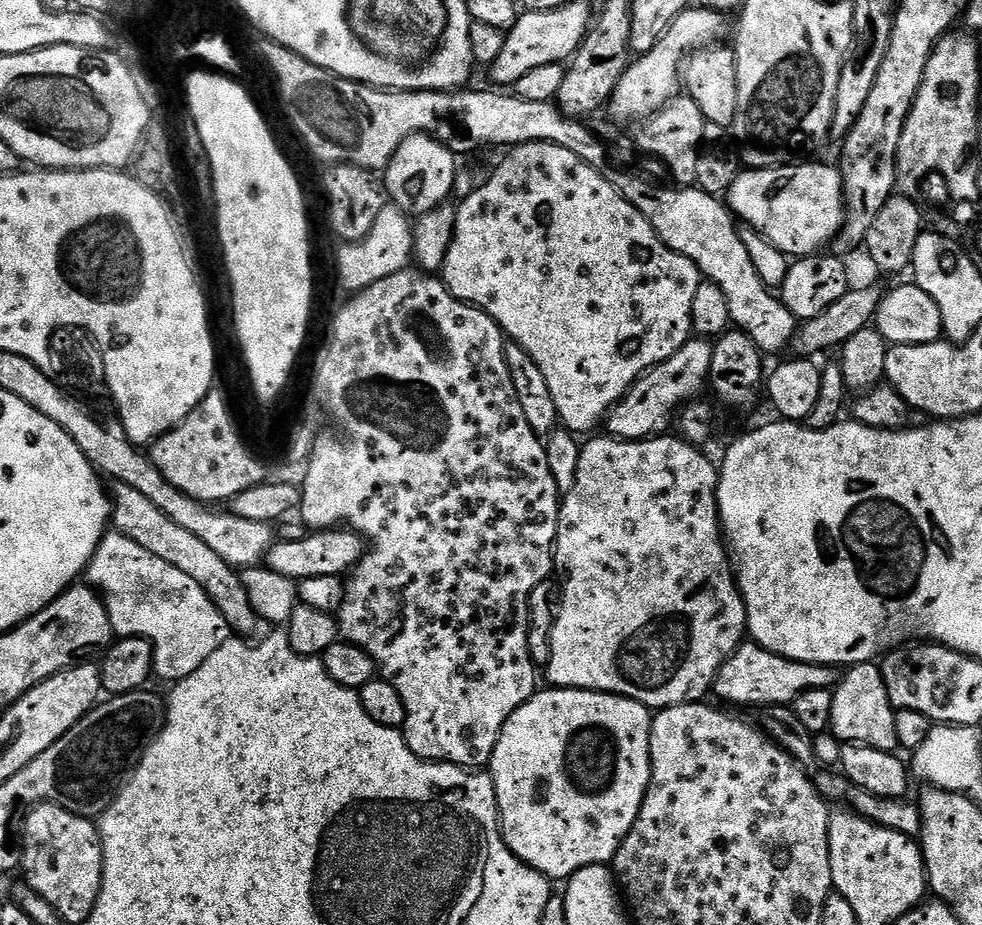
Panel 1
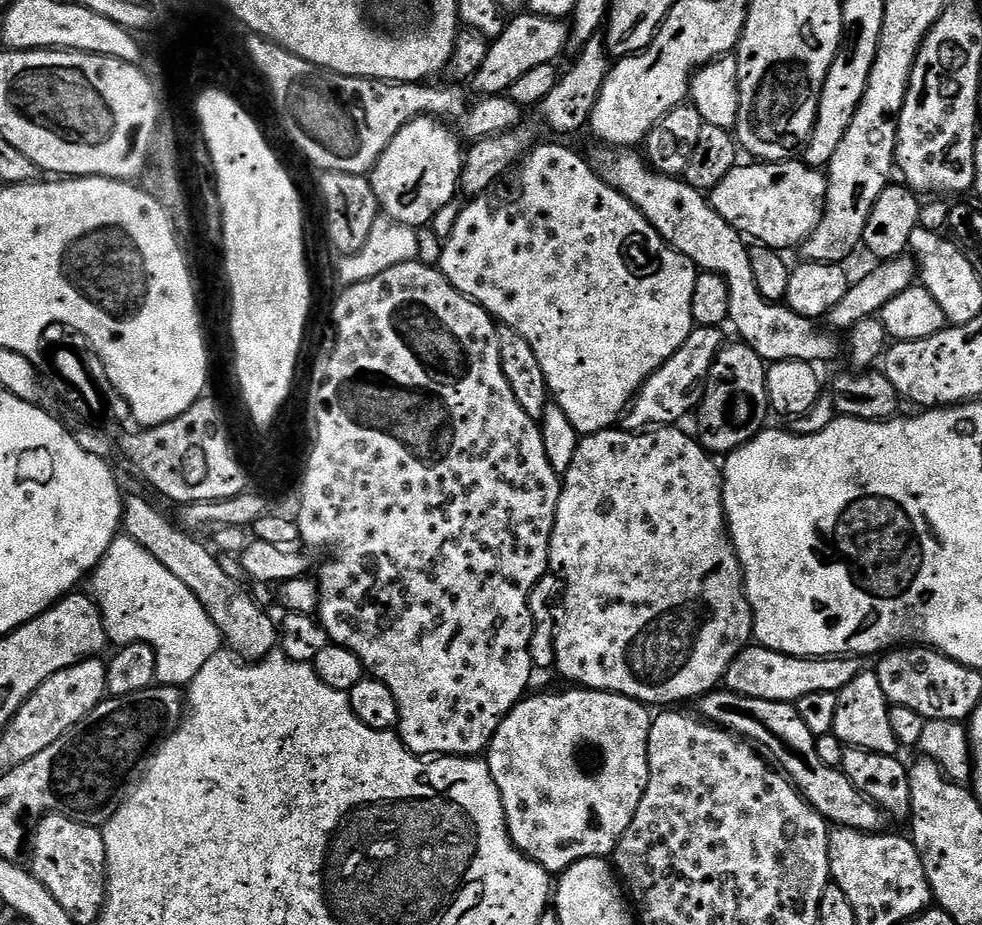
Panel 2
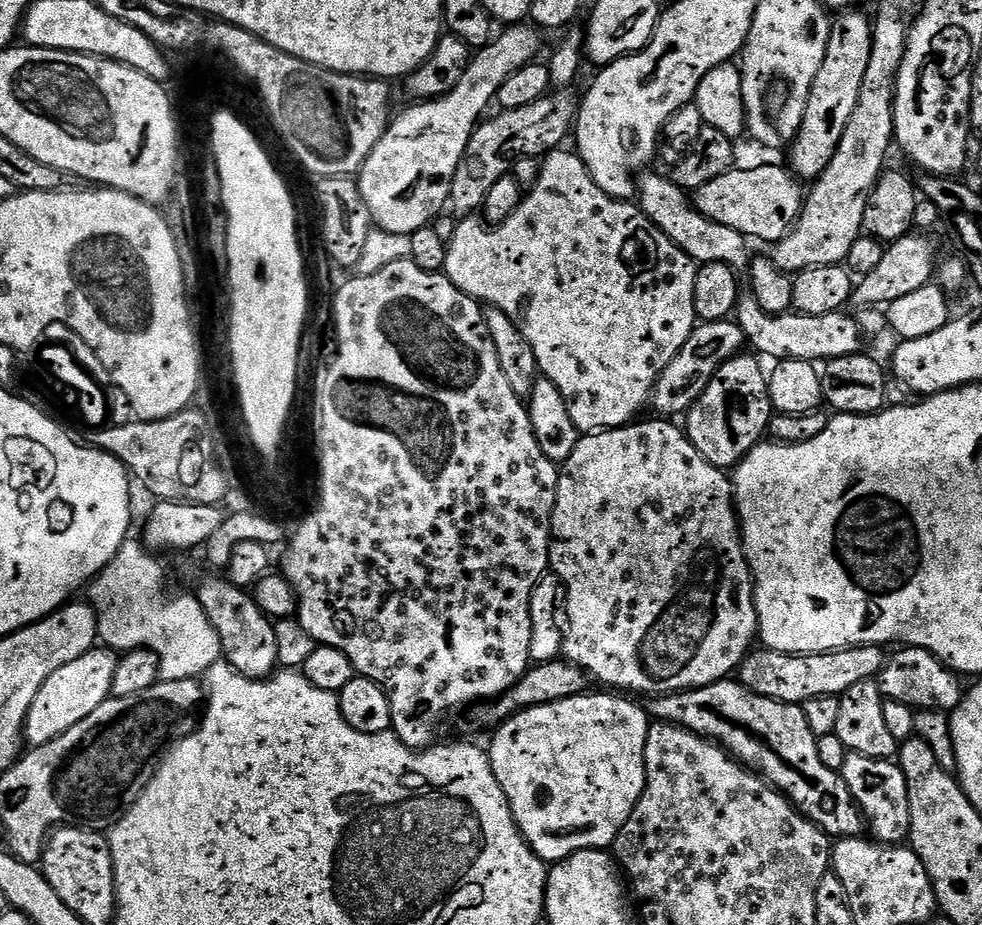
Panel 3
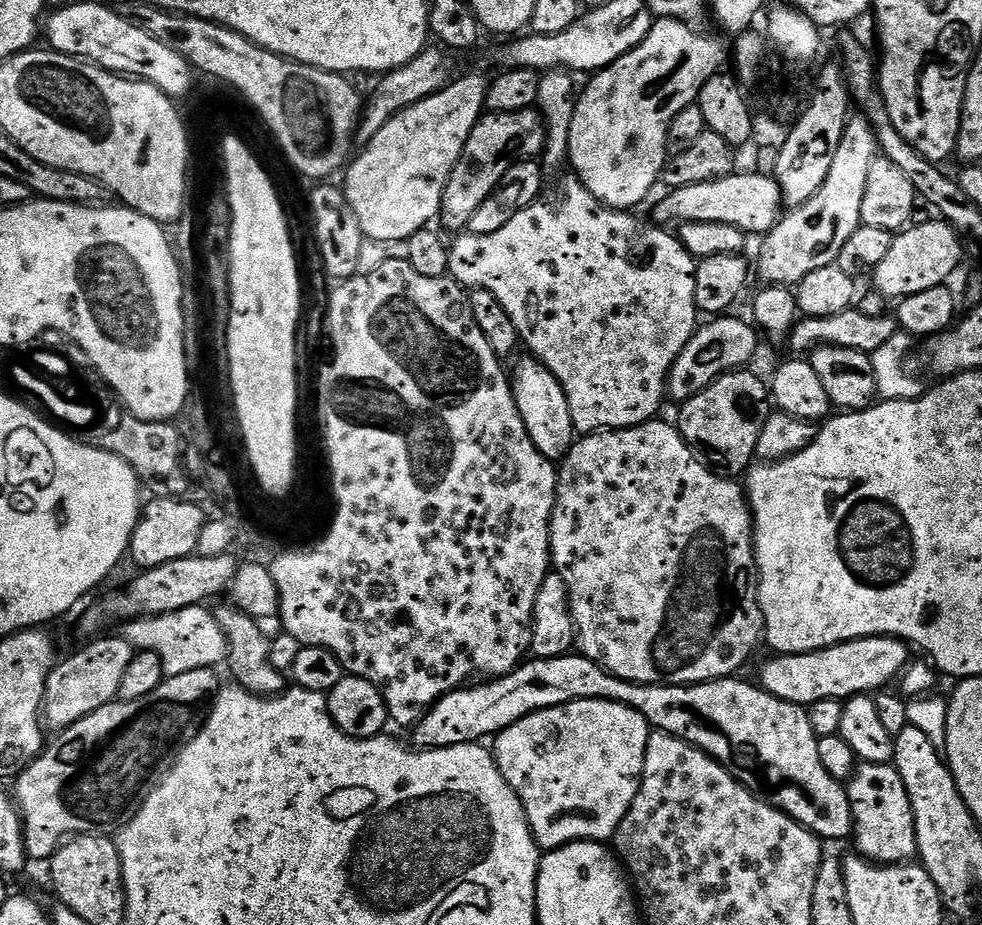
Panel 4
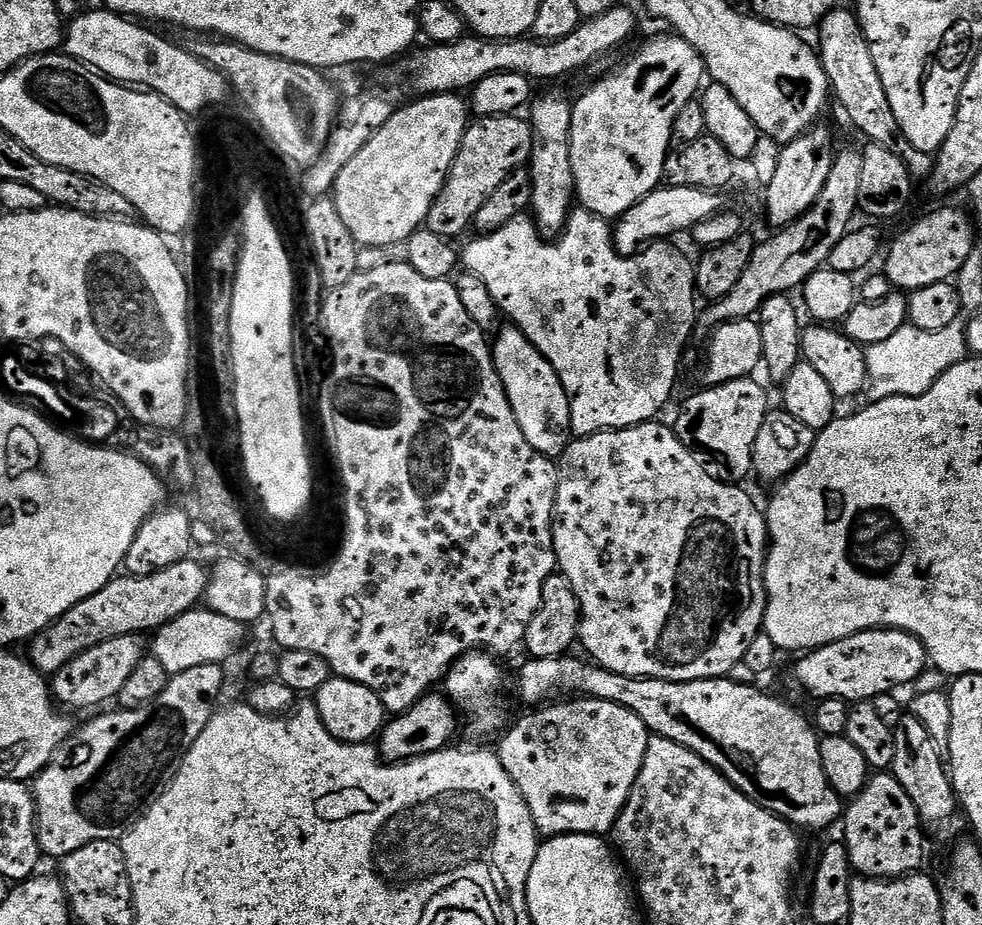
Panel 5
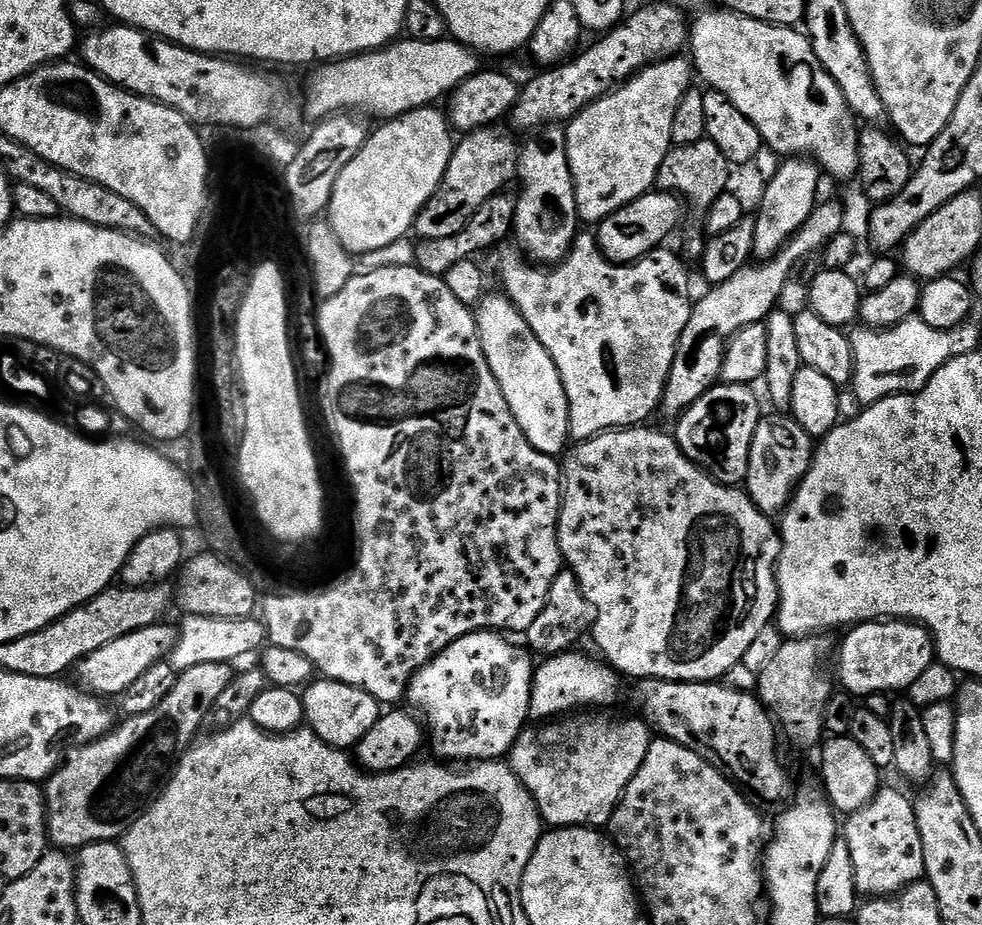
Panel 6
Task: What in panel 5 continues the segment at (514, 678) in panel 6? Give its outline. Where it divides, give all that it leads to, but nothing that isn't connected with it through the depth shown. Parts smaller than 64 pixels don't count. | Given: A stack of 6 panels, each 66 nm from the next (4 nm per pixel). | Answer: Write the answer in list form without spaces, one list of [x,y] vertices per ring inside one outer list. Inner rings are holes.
[[[473,650],[461,656],[451,668],[448,669],[447,676],[442,681],[443,691],[447,699],[468,719],[468,728],[476,736],[492,736],[503,733],[508,720],[508,708],[504,705],[504,696],[500,691],[504,688],[504,672],[500,669],[501,661],[495,655],[489,654],[483,650]]]

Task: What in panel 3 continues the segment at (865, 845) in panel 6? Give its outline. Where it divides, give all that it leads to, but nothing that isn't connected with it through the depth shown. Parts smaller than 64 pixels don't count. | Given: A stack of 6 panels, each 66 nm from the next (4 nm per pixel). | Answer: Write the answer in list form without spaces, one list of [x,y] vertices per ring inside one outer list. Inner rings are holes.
[[[849,752],[842,775],[853,800],[864,816],[871,839],[877,844],[903,845],[912,835],[912,819],[906,774],[901,770],[899,763],[895,759],[879,760]]]

